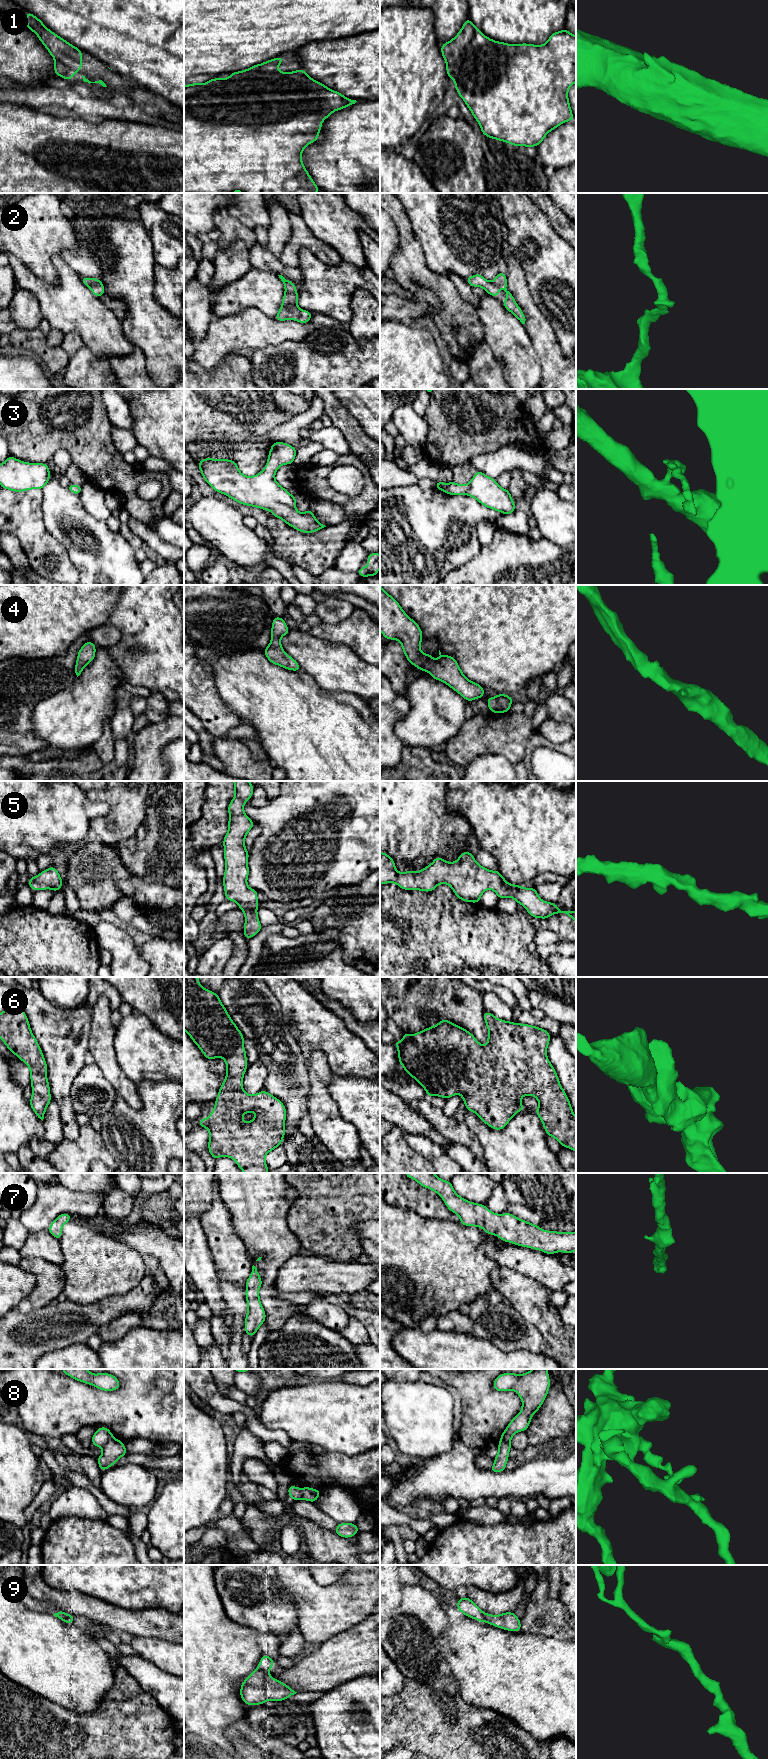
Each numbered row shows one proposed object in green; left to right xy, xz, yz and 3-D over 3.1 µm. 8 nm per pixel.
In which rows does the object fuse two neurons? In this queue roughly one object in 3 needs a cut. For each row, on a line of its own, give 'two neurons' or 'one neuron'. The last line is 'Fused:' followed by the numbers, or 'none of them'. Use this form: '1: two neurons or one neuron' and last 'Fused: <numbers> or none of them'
1: two neurons
2: one neuron
3: two neurons
4: one neuron
5: one neuron
6: one neuron
7: one neuron
8: two neurons
9: two neurons
Fused: 1, 3, 8, 9

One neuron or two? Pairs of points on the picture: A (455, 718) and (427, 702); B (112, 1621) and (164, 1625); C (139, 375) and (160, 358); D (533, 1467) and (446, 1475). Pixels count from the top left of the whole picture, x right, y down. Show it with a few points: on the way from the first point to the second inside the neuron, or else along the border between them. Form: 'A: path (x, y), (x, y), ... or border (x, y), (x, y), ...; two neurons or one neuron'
A: path (448, 712), (434, 701); one neuron
B: path (125, 1621), (151, 1623); one neuron
C: border (137, 347), (143, 353), (146, 370), (153, 378); two neurons
D: path (511, 1481), (468, 1481); one neuron

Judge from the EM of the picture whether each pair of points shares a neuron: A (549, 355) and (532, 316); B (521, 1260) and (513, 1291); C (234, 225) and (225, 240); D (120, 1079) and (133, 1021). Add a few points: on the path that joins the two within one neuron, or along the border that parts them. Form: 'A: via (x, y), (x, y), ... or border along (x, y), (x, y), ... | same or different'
A: via (546, 345), (538, 326) | same
B: border along (500, 1265), (512, 1268), (539, 1283) | different
C: via (231, 229), (227, 236) | same
D: border along (113, 1049), (121, 1070), (136, 1085) | different

